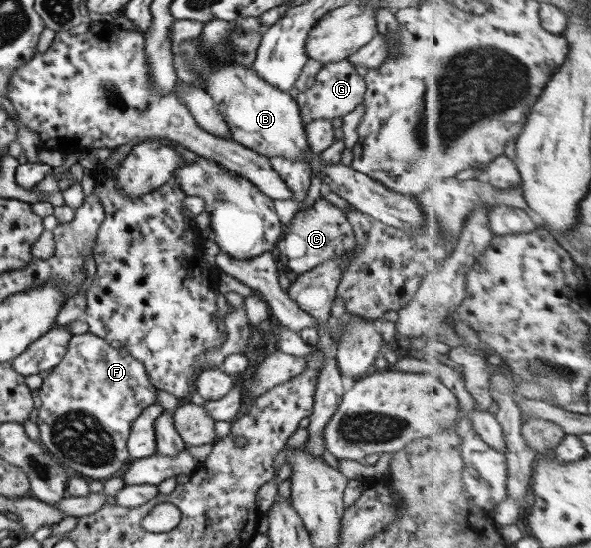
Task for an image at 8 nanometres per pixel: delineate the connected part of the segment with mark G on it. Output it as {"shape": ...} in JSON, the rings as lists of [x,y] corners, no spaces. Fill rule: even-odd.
{"shape":[[[339,61],[334,63],[325,63],[315,76],[312,88],[299,92],[295,101],[299,111],[301,111],[301,121],[303,128],[307,123],[315,119],[329,119],[349,114],[357,104],[363,102],[366,91],[366,83],[364,78],[359,76],[356,68],[348,61]]]}

